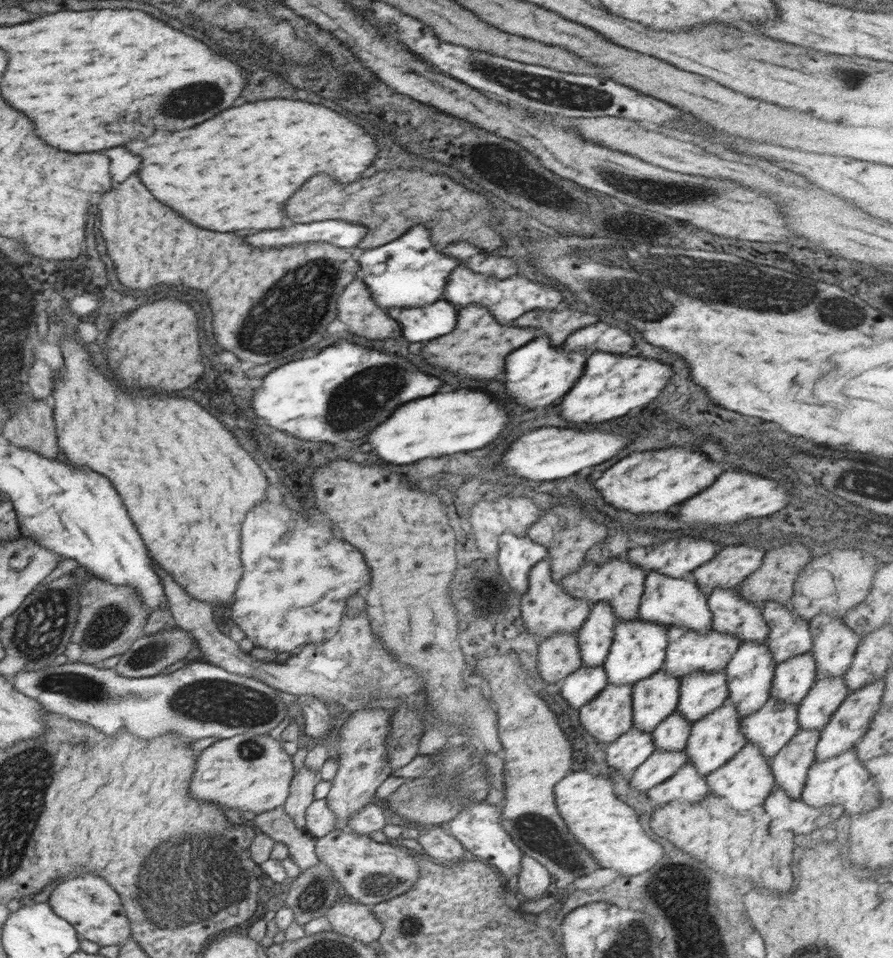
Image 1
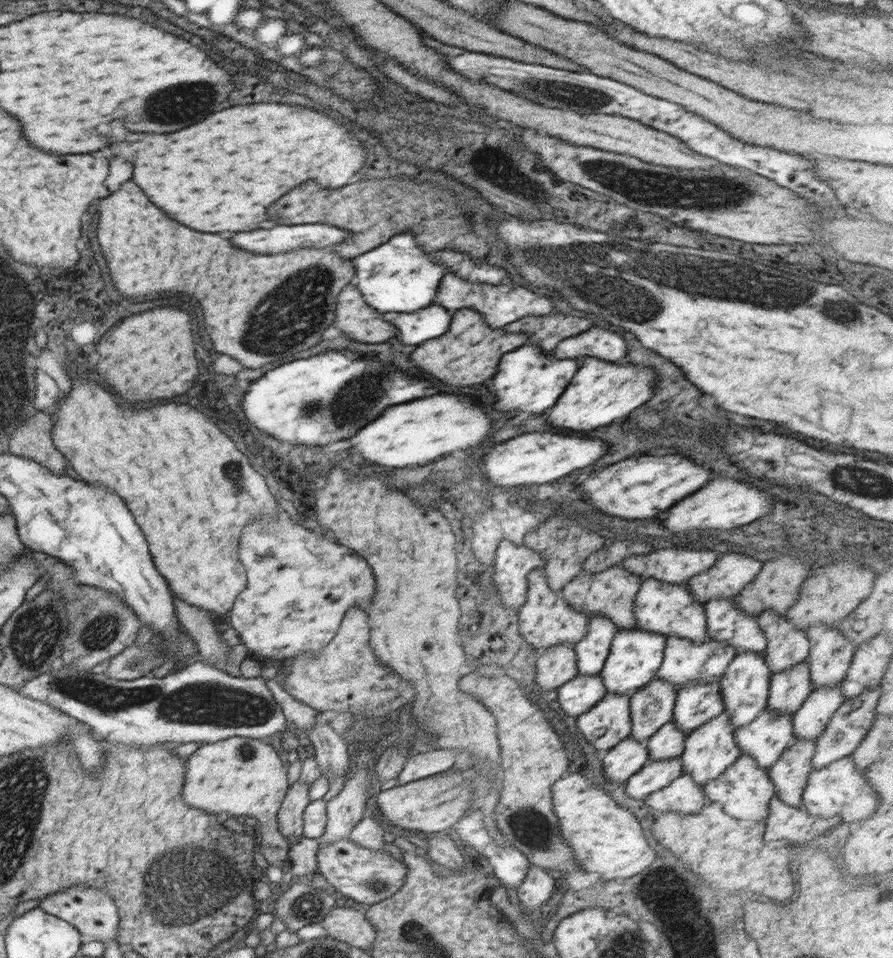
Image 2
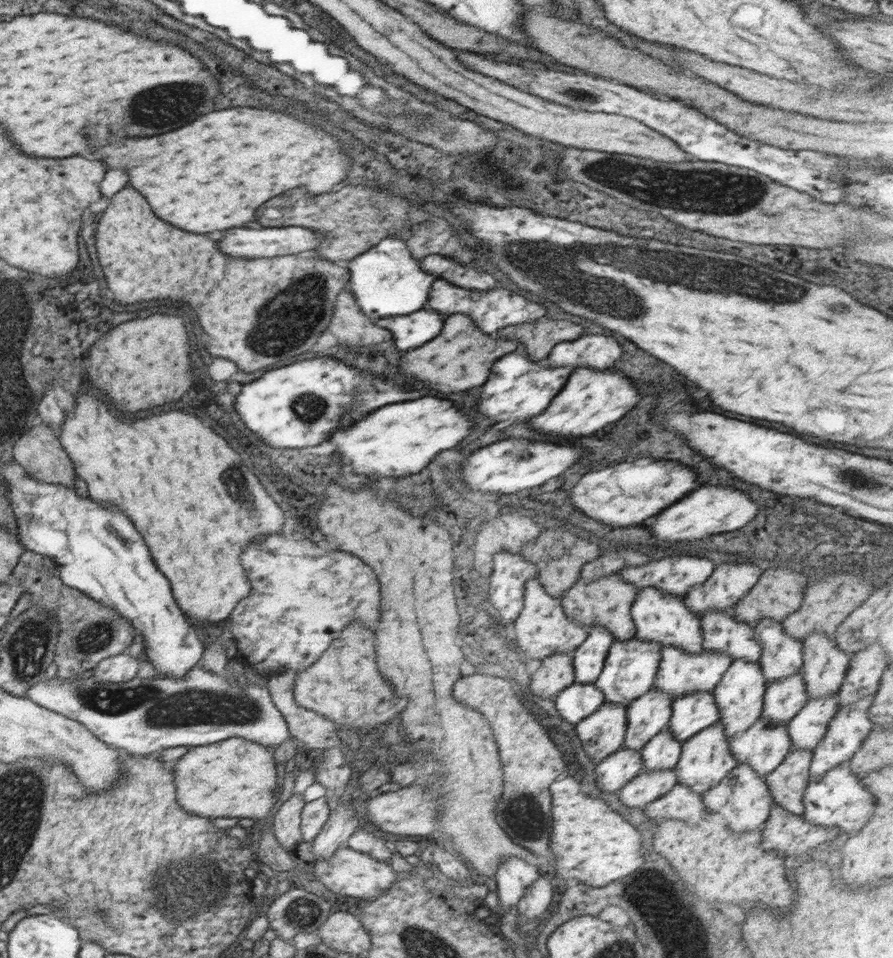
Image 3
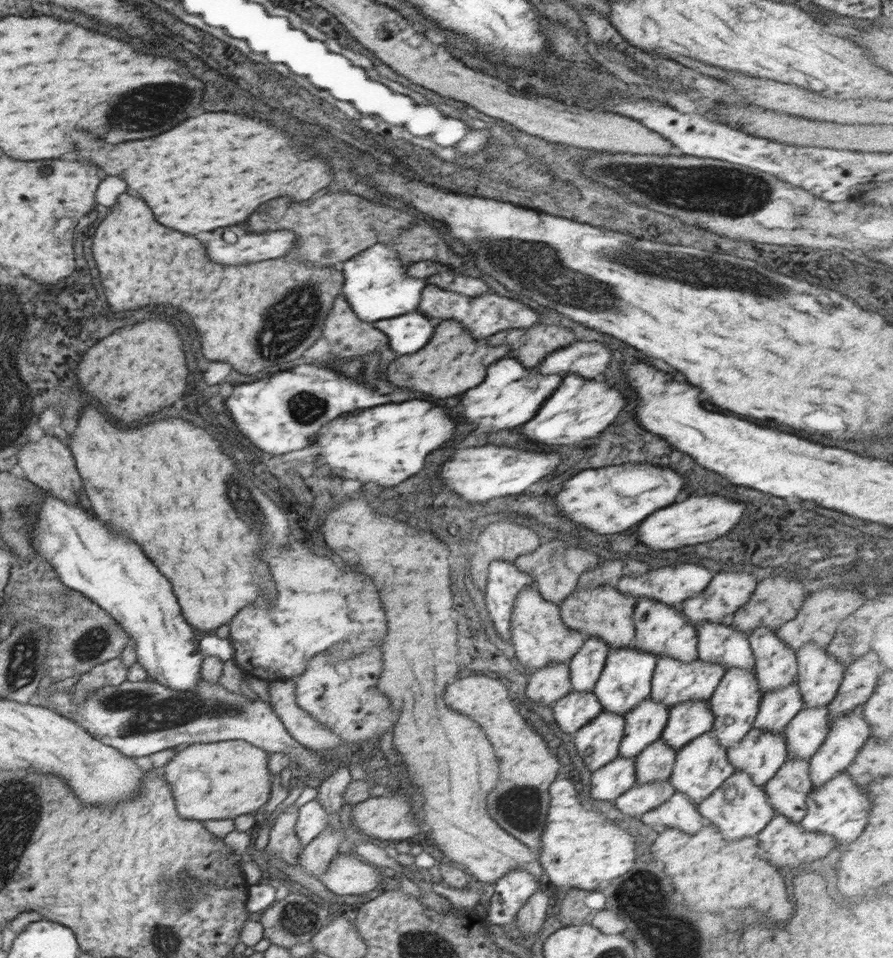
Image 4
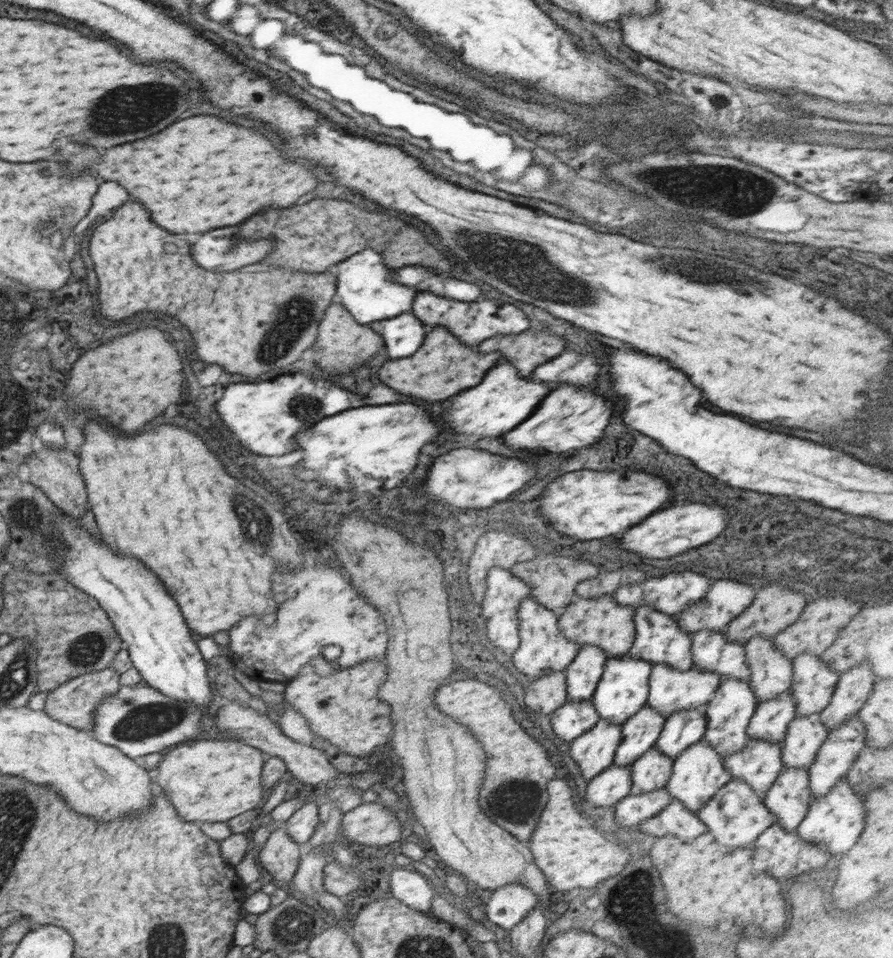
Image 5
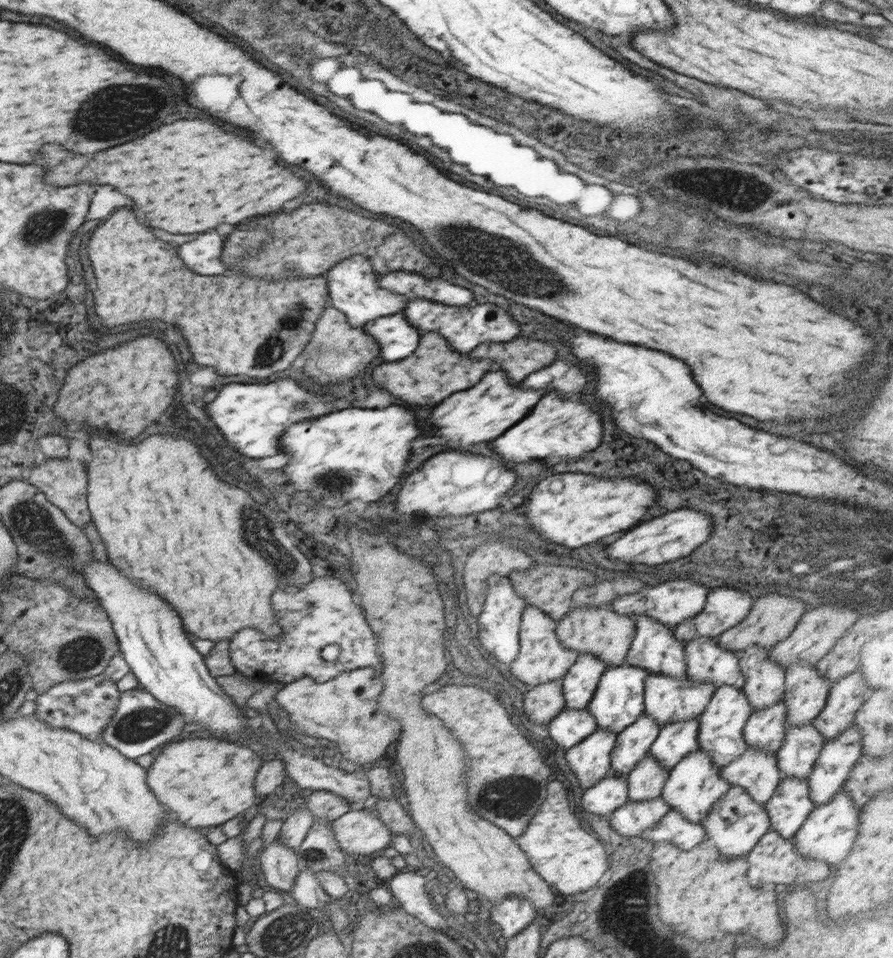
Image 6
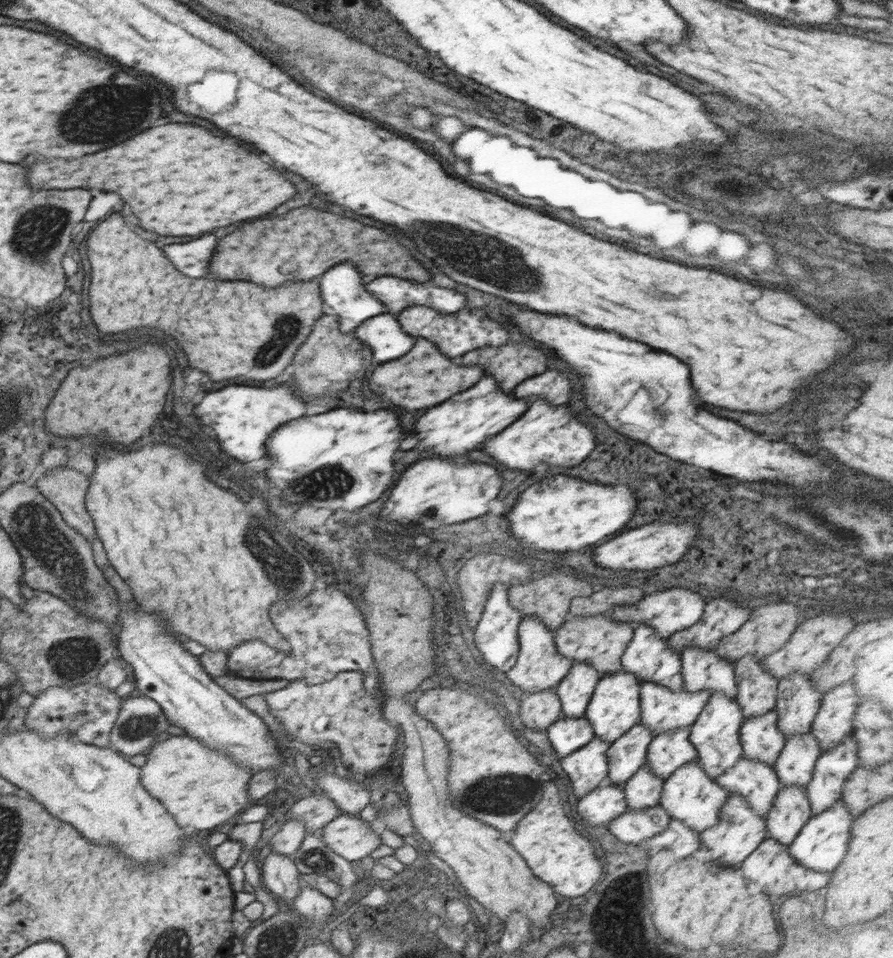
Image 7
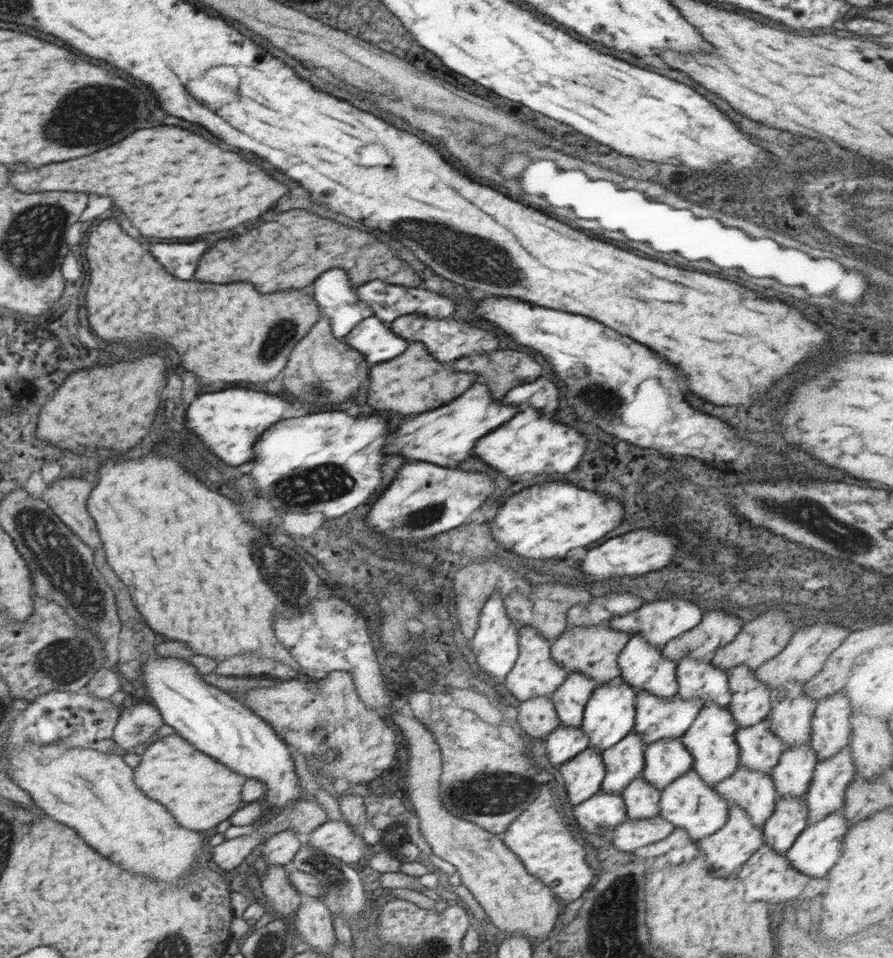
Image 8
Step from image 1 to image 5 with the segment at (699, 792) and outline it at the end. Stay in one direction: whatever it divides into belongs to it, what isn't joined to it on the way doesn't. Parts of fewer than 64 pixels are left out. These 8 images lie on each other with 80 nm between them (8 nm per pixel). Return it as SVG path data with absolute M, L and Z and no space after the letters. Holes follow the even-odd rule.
M675 798L656 816L641 822L644 834L652 834L655 838L673 834L683 842L692 842L698 835L707 831L706 825Z

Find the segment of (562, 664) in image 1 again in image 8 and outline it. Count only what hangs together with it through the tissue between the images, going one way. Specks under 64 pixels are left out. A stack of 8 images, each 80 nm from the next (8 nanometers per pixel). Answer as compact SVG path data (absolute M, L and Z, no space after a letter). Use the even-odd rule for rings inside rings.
M550 695L525 700L518 707L518 724L530 738L545 739L554 729L560 727L560 718Z

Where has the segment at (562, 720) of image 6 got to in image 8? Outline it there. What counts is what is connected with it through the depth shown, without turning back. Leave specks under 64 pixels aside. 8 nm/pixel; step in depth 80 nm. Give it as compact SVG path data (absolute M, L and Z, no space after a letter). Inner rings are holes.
M560 727L554 729L550 735L545 738L546 754L550 764L559 768L577 754L580 754L588 747L588 735L580 727Z

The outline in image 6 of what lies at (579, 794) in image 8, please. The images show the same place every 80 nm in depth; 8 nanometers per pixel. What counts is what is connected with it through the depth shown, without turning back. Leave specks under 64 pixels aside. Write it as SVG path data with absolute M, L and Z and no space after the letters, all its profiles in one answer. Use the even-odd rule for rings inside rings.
M596 728L580 744L565 751L568 768L576 774L581 790L589 789L611 772L610 755L617 736Z

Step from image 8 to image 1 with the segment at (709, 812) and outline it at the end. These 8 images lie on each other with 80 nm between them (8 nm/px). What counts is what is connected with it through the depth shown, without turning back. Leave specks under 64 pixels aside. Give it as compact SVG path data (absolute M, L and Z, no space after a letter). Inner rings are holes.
M728 699L720 708L698 720L698 723L691 724L685 753L687 761L695 766L697 773L707 777L732 760L747 743L746 737L742 734L740 716L736 712L734 703Z

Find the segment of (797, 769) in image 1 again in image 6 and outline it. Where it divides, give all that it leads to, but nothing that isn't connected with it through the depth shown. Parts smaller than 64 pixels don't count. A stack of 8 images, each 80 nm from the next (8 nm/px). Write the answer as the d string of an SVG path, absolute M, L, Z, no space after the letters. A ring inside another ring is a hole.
M784 777L764 807L771 822L770 830L776 831L782 838L793 838L815 809L809 797L807 779Z

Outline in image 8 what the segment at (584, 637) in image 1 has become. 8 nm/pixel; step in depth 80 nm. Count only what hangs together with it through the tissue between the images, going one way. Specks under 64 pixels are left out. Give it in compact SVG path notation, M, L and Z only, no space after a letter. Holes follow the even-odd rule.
M581 672L567 675L558 690L550 695L560 724L570 728L581 726L584 707L596 687L595 680Z

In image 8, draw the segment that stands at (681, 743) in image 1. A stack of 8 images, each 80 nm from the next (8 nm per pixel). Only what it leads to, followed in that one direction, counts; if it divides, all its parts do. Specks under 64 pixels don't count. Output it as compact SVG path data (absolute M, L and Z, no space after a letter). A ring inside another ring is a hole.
M641 774L620 795L624 799L629 820L654 818L659 814L661 791L653 784L646 782Z

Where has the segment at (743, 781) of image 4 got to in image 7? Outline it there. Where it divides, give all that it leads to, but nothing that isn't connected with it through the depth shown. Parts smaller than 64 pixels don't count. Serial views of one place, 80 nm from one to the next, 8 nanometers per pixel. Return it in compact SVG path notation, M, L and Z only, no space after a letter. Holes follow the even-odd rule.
M735 792L727 797L718 824L705 830L699 837L702 846L712 853L712 858L722 858L722 860L714 860L718 866L736 866L736 864L740 866L741 862L746 860L764 839L768 838L764 816L758 816L746 800Z

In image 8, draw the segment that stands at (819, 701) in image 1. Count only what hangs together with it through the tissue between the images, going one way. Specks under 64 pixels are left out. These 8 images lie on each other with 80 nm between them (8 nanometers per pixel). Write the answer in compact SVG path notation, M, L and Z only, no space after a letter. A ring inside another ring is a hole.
M809 742L787 747L770 772L778 796L804 796L811 785L817 762Z

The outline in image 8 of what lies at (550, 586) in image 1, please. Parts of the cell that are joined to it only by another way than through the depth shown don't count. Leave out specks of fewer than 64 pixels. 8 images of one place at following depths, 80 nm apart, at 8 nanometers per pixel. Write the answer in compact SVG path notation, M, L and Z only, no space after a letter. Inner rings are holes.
M532 627L519 629L519 656L511 671L504 680L508 692L524 702L537 696L551 695L565 681L568 675L567 670L555 661L552 661L552 642L544 638Z

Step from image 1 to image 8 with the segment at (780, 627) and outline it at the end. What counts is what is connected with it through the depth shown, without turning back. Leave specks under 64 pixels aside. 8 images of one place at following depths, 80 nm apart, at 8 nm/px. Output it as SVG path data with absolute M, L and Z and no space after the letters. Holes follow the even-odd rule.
M747 665L735 666L728 675L731 699L727 708L738 728L764 721L771 711L771 688L756 680L754 670Z

